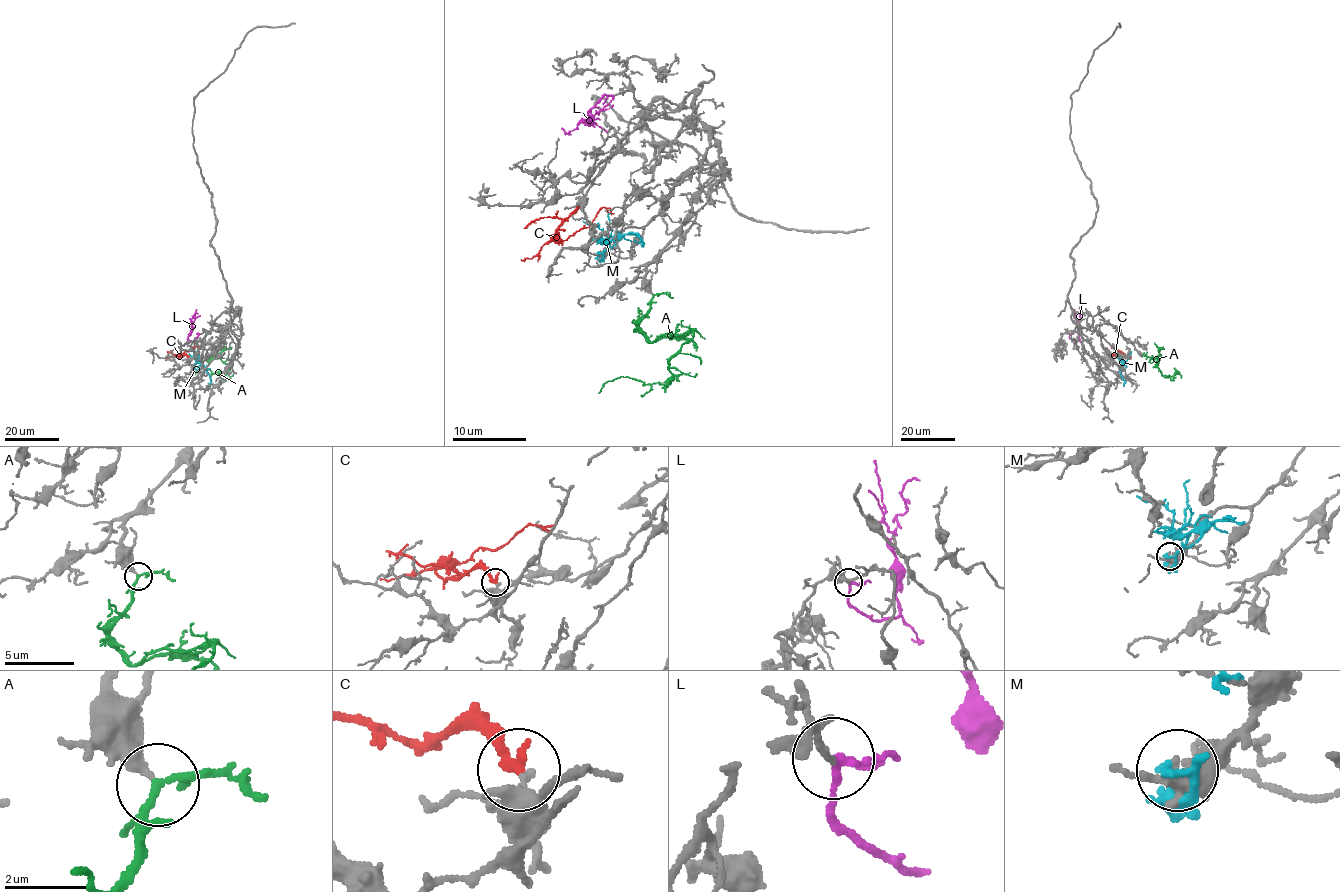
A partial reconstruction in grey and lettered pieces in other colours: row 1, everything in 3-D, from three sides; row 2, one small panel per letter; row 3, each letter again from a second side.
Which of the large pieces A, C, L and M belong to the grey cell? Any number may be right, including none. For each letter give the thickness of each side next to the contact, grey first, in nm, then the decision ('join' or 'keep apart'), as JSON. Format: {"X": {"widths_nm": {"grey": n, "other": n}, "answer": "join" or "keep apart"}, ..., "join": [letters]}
{"A": {"widths_nm": {"grey": 320, "other": 160}, "answer": "join"}, "C": {"widths_nm": {"grey": 240, "other": 260}, "answer": "join"}, "L": {"widths_nm": {"grey": 140, "other": 150}, "answer": "join"}, "M": {"widths_nm": {"grey": 260, "other": 240}, "answer": "keep apart"}, "join": ["A", "C", "L"]}

